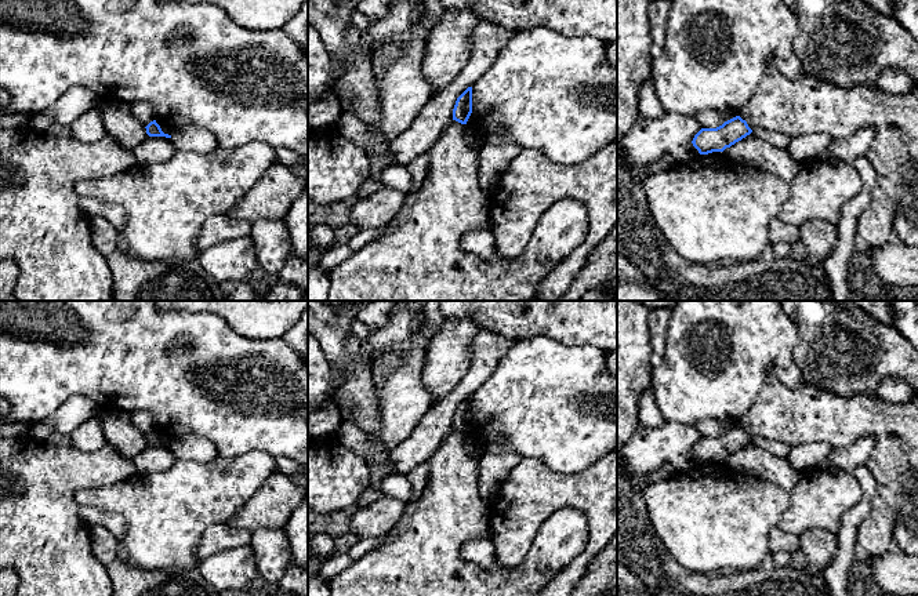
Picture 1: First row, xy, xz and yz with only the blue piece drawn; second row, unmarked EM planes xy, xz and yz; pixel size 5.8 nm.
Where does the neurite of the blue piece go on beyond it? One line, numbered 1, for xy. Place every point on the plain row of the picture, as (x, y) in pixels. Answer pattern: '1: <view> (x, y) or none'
1: none

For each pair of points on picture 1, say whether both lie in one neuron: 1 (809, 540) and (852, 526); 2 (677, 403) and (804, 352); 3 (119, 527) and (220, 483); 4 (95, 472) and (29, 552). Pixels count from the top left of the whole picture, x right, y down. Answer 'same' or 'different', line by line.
1: different
2: different
3: different
4: same

